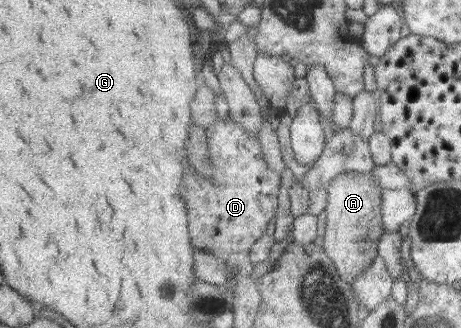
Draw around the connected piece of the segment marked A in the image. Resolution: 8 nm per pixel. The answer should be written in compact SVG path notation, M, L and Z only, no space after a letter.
M349 171L339 174L337 178L331 179L327 185L329 190L329 208L325 210L326 229L325 235L321 238L321 243L325 248L325 252L333 257L337 263L341 274L345 280L355 285L359 277L368 271L380 256L380 242L382 236L387 232L384 221L383 199L386 188L383 188L377 181L376 176L372 172Z

